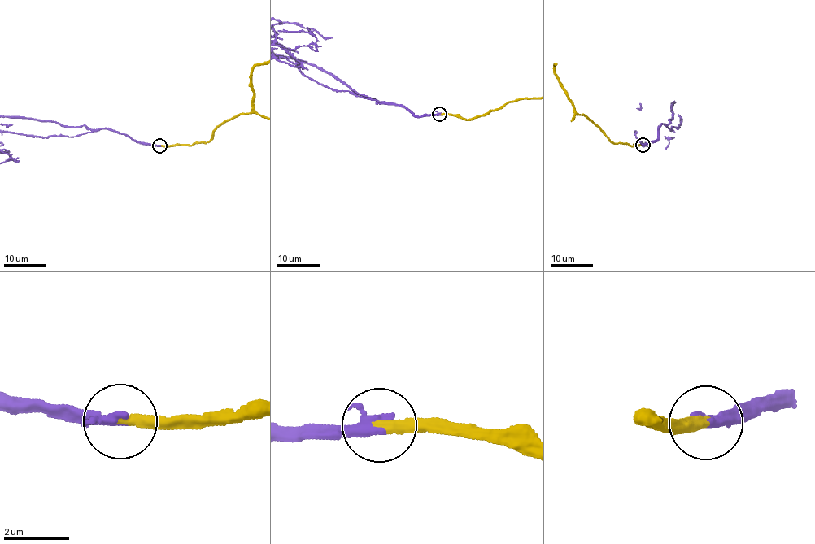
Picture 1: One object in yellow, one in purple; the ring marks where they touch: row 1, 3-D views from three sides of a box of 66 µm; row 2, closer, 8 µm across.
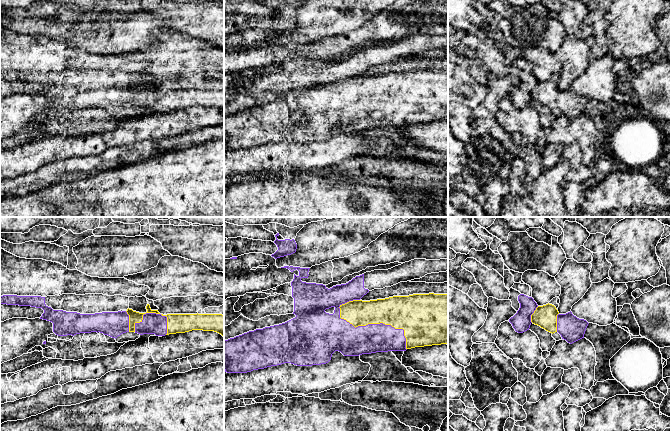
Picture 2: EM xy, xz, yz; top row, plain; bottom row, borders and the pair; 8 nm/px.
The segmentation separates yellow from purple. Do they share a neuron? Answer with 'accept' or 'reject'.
accept

